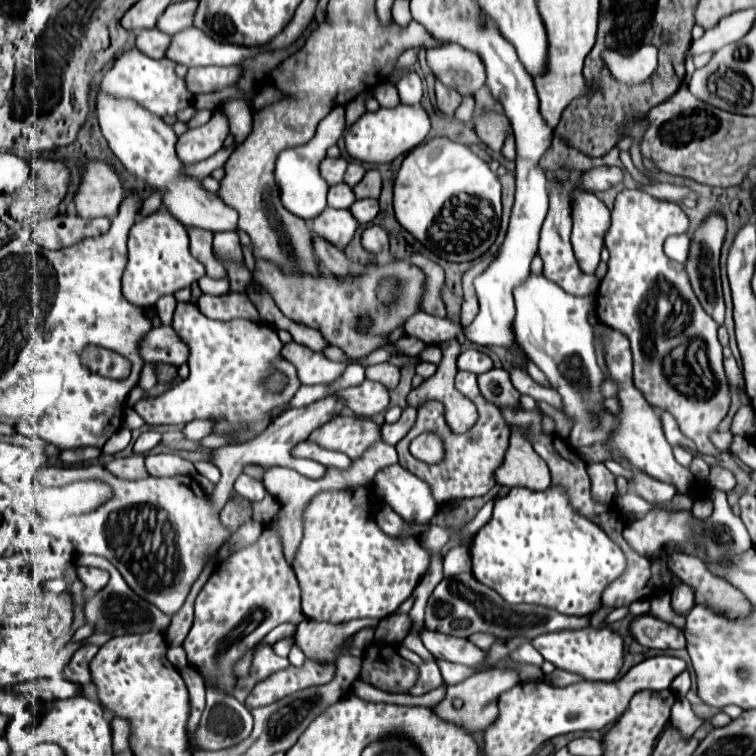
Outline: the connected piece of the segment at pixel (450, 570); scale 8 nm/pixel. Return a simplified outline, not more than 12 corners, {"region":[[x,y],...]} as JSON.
{"region":[[469,547],[449,549],[443,575],[453,577],[471,571]]}

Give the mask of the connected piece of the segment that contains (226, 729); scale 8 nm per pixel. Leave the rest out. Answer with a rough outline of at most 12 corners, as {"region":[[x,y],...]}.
{"region":[[213,683],[199,729],[189,735],[205,749],[225,749],[249,737],[245,705]]}

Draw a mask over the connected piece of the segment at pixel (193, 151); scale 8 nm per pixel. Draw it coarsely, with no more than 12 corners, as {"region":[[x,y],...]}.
{"region":[[227,113],[179,137],[177,155],[187,165],[209,159],[229,135]]}

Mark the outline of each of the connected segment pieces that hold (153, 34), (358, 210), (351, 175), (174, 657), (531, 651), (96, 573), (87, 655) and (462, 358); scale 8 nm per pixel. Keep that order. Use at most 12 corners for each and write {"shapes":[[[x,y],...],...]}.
{"shapes":[[[157,27],[137,35],[137,49],[163,59],[171,37]],[[359,199],[351,213],[359,223],[371,223],[379,213],[377,199]],[[353,161],[347,169],[345,183],[355,187],[365,175],[365,167]],[[169,647],[167,659],[177,669],[189,665],[183,647]],[[531,643],[519,645],[513,653],[513,661],[523,661],[541,666],[545,661]],[[77,567],[79,579],[95,593],[109,583],[109,571]],[[81,645],[63,669],[67,681],[89,685],[99,647]],[[475,349],[457,359],[461,371],[485,373],[493,361]]]}

